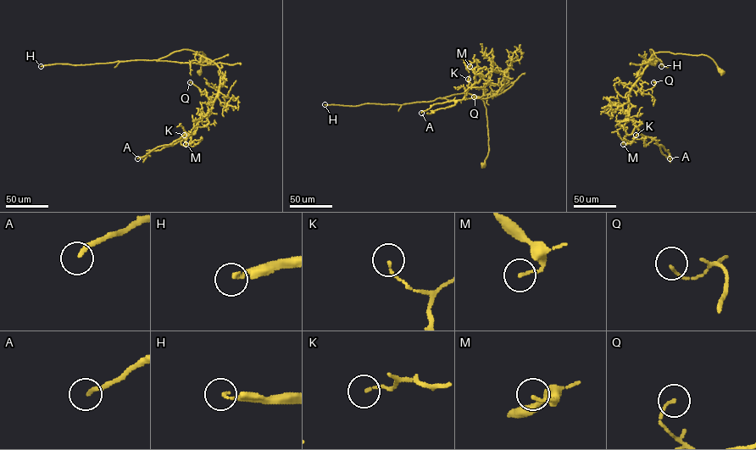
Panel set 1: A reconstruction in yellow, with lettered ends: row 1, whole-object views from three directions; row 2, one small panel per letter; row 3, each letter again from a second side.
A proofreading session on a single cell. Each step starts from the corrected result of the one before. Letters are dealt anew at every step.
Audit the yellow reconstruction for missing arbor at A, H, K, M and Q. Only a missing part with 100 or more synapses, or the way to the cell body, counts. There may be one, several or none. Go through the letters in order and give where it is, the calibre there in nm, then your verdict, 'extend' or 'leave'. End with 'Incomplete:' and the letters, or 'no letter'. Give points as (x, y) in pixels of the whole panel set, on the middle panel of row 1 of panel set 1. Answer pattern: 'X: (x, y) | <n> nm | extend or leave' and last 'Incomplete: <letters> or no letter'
A: (421, 113) | 180 nm | leave
H: (325, 104) | 170 nm | extend
K: (468, 79) | 110 nm | leave
M: (469, 66) | 120 nm | leave
Q: (474, 97) | 130 nm | leave
Incomplete: H

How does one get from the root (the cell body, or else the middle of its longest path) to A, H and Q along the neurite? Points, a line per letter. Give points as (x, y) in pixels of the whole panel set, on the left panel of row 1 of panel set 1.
A: (200, 72), (202, 52), (197, 54), (220, 70), (210, 113), (175, 143), (157, 147), (137, 158)
H: (200, 72), (205, 55), (202, 52), (197, 54), (186, 49), (175, 51), (157, 60), (41, 66)
Q: (200, 72), (202, 52), (197, 54), (220, 70), (214, 101), (190, 82)

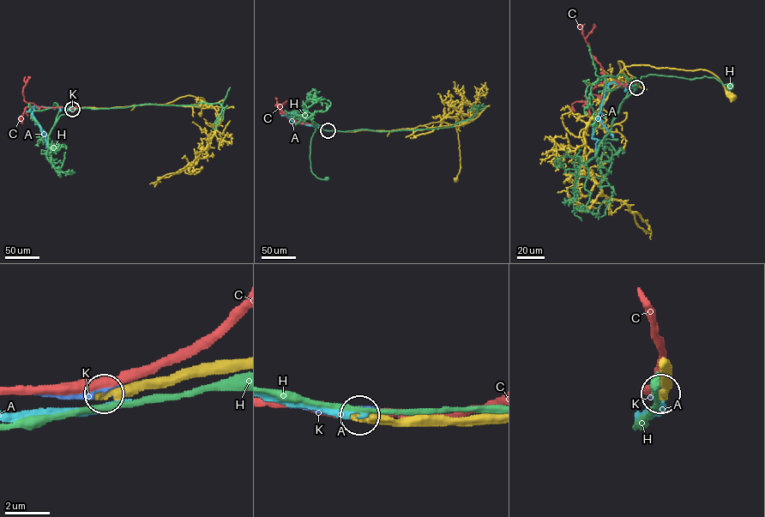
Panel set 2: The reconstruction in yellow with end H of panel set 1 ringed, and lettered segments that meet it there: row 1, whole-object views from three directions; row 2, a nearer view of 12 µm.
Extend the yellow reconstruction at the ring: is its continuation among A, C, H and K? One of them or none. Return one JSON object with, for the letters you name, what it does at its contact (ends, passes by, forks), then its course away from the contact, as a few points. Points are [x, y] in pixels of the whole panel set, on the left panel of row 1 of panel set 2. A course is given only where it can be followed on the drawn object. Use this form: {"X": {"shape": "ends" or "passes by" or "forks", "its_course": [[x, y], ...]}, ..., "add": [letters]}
{"add": []}

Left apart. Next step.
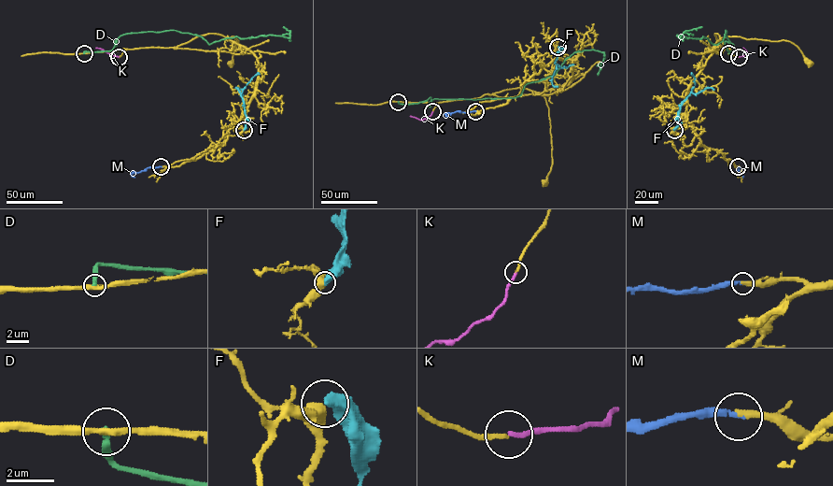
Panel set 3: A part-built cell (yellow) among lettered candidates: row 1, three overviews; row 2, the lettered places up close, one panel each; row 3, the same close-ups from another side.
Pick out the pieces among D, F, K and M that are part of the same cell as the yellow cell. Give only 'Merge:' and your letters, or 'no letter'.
Merge: K, M

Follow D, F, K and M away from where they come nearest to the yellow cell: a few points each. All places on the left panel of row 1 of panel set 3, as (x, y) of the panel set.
D: (84, 53), (108, 51), (128, 34), (176, 30), (210, 44), (236, 36), (289, 37), (283, 26)
F: (244, 130), (244, 103), (242, 92), (237, 88), (244, 89)
K: (119, 57), (96, 48)
M: (161, 166), (134, 172), (132, 176), (134, 177)

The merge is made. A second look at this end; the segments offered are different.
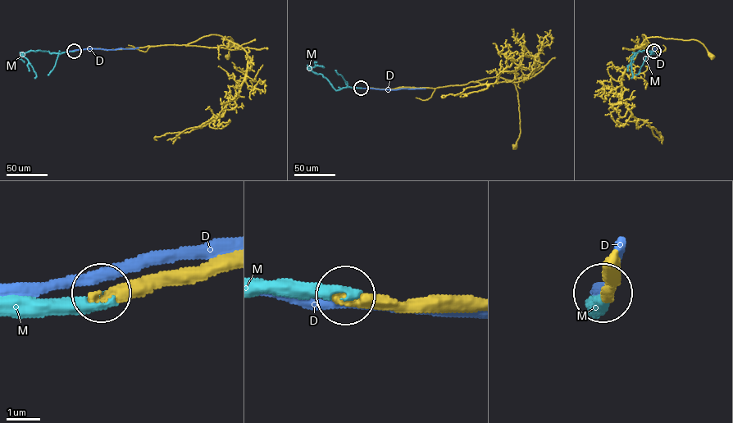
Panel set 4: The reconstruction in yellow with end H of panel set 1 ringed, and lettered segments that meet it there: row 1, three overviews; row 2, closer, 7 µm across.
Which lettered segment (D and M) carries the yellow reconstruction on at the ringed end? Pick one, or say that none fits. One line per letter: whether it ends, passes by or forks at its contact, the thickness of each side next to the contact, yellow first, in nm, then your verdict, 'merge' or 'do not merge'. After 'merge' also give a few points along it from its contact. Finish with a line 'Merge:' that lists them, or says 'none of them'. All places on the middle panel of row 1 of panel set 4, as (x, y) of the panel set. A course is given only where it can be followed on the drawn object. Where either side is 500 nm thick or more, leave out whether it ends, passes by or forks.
D: it passes by; calibres 440 and 280 nm; do not merge
M: it ends; calibres 360 and 480 nm; merge; course (361, 88), (345, 87), (336, 90), (321, 75), (310, 69), (316, 65), (324, 67), (321, 65)
Merge: M

